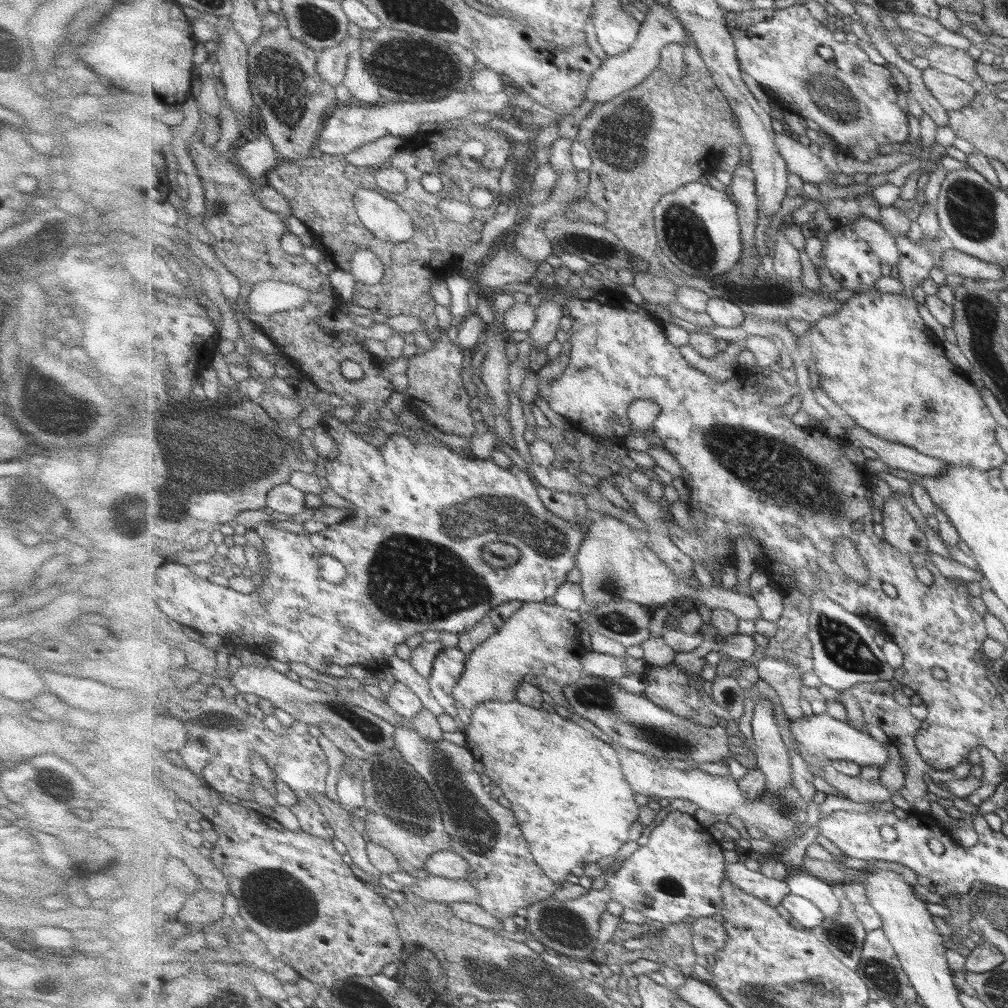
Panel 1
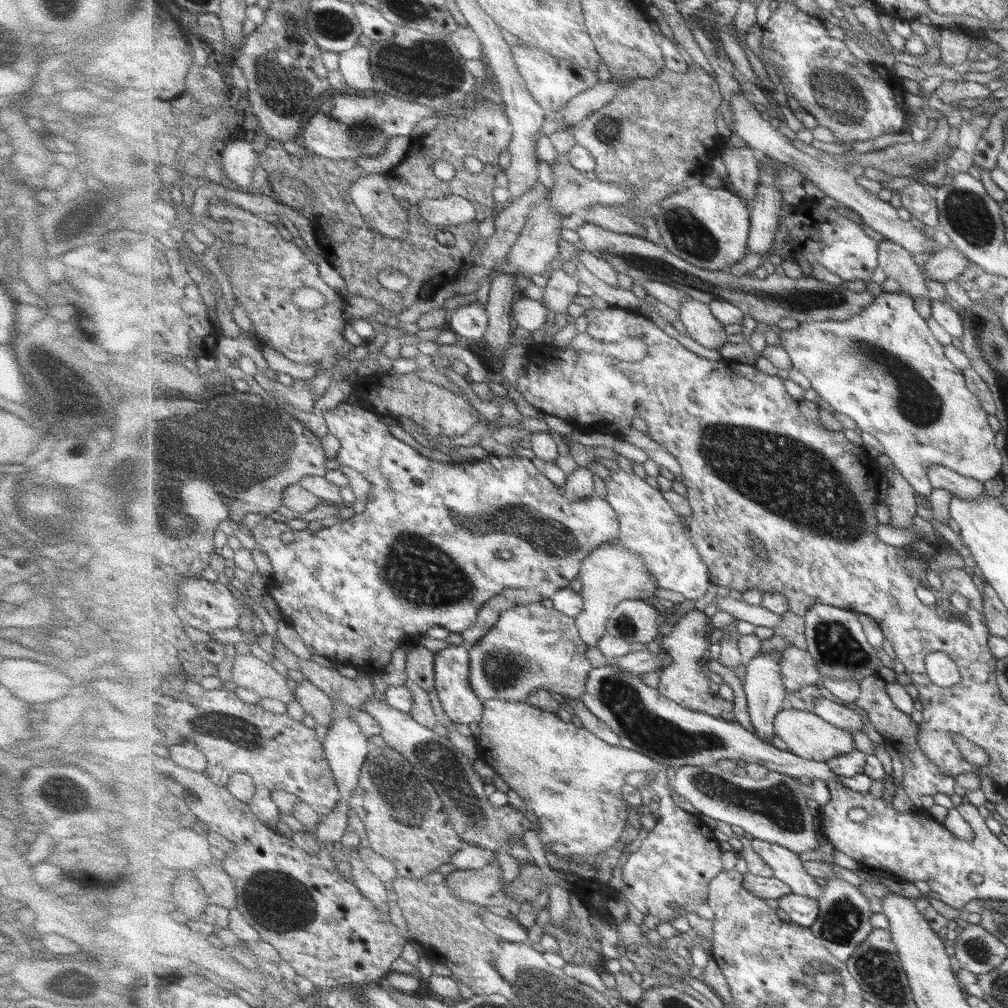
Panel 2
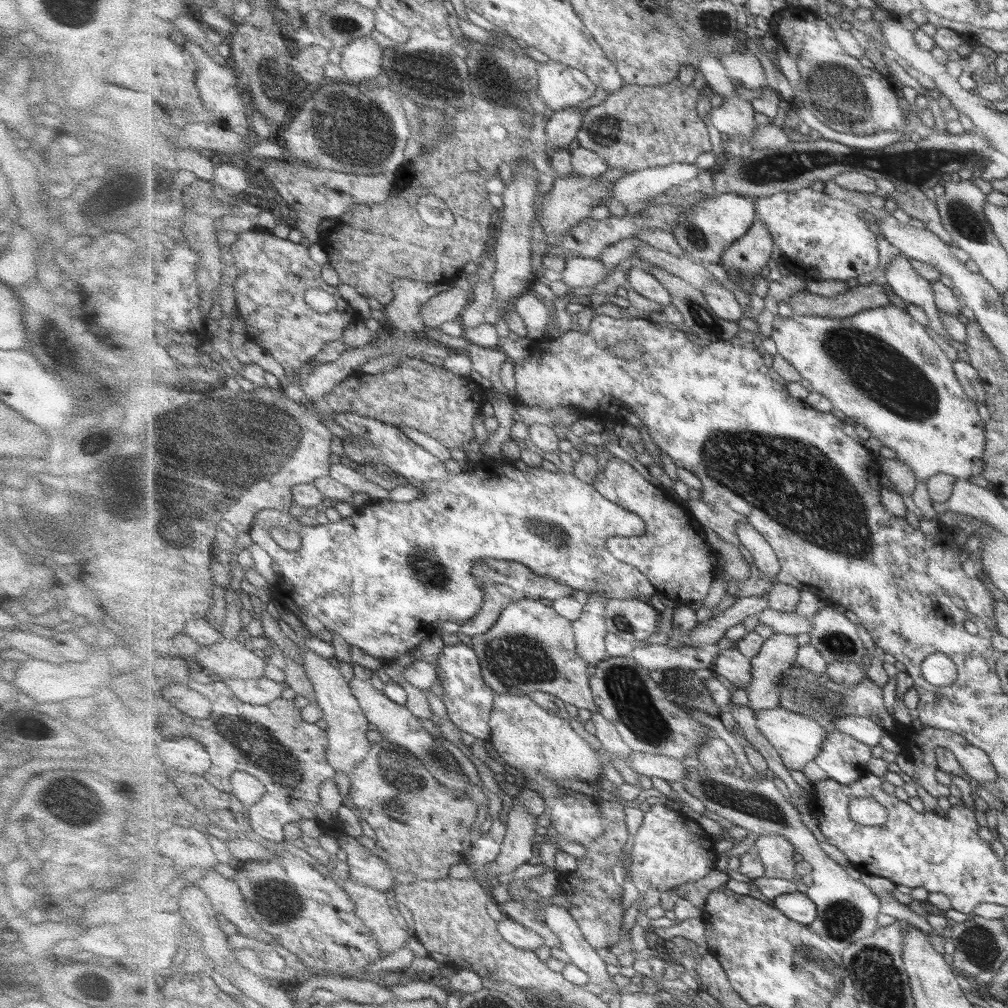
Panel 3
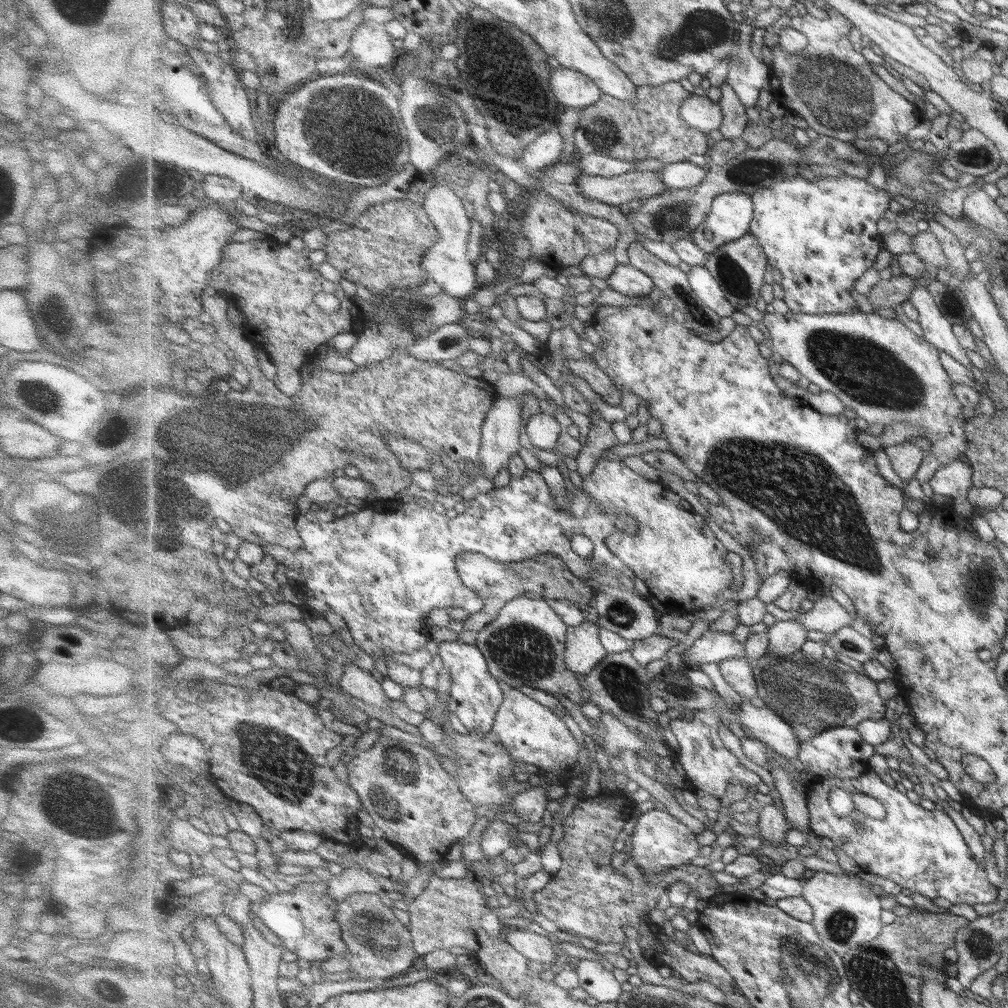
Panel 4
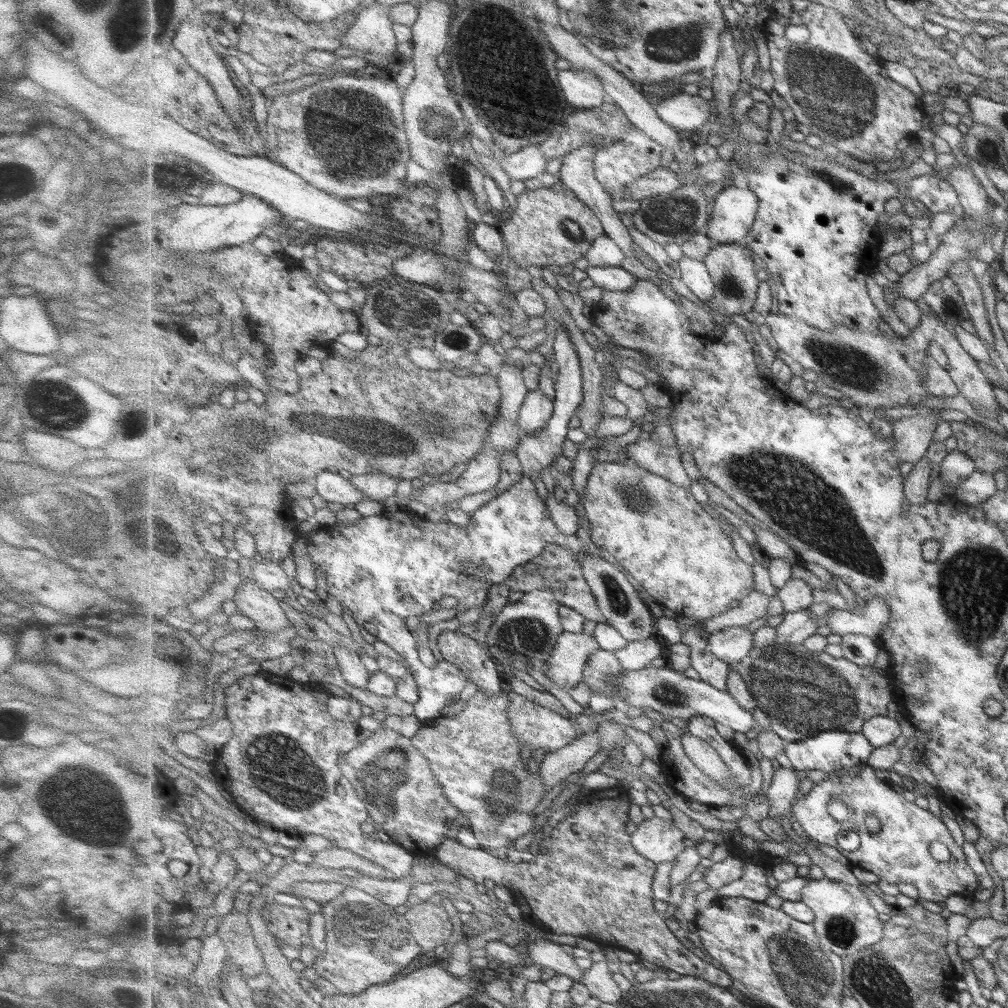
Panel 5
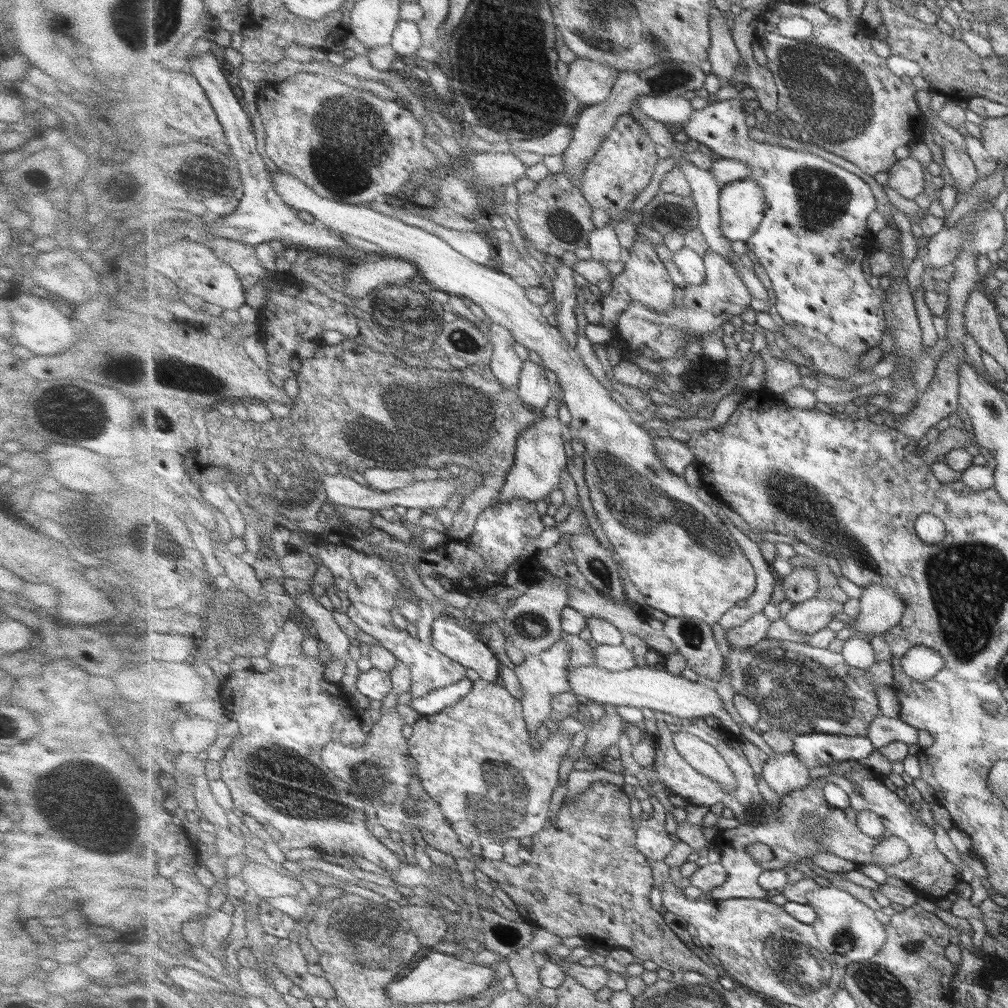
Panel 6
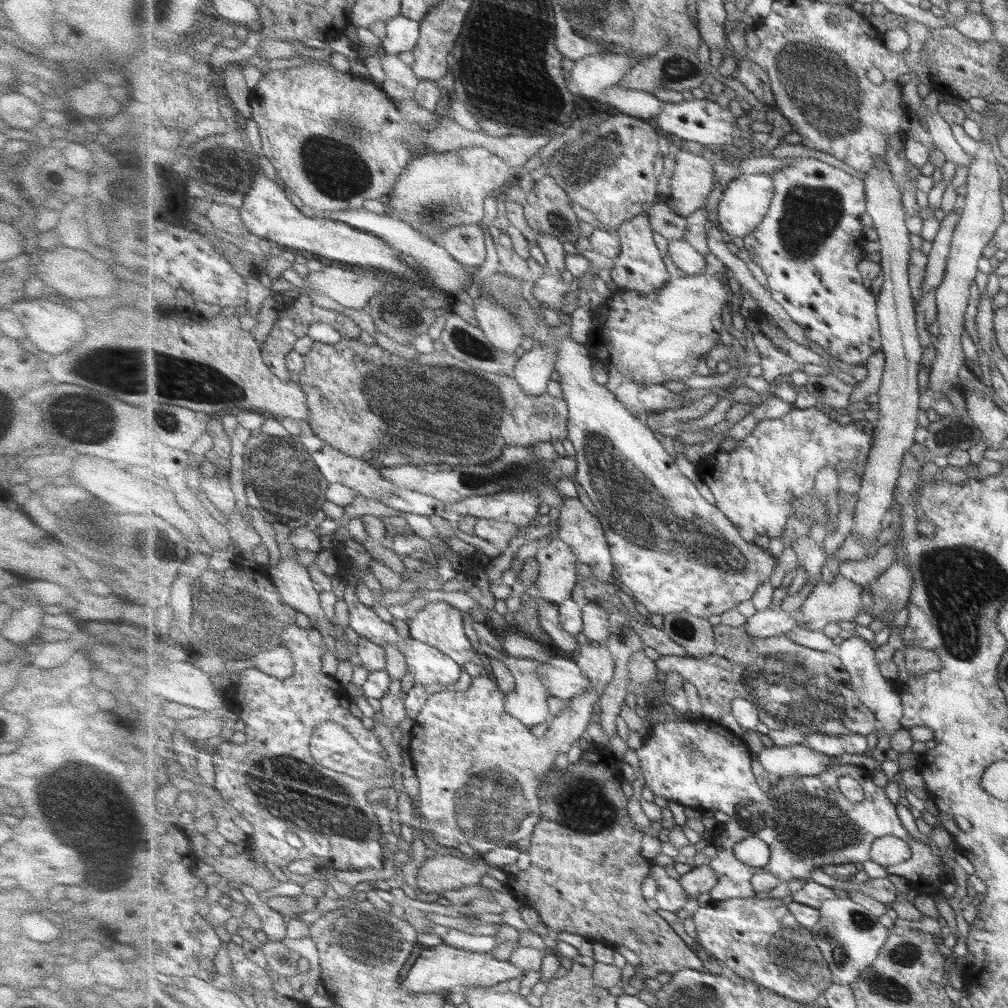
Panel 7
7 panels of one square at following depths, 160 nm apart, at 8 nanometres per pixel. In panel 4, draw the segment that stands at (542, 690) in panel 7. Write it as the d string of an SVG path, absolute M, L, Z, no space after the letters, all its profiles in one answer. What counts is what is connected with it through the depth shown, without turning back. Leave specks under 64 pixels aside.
M587 620L577 627L569 627L567 632L566 660L568 667L584 678L606 656L607 649L599 637L600 627Z

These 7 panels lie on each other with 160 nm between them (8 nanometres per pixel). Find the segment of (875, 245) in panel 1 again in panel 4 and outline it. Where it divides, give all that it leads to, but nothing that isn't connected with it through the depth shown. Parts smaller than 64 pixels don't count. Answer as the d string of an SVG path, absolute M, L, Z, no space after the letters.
M919 285L912 290L909 301L917 307L920 314L919 324L924 331L922 338L931 341L933 346L955 358L965 368L972 367L965 348L961 346L955 336L954 324L943 314L939 305L935 302L934 296L929 292L928 287Z

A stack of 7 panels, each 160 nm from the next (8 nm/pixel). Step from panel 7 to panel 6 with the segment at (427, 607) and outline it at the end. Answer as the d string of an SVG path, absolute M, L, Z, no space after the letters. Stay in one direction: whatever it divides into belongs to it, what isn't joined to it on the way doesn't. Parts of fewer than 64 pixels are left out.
M437 612L432 624L431 644L445 656L474 670L481 679L495 682L502 664L477 632L465 630L451 615Z

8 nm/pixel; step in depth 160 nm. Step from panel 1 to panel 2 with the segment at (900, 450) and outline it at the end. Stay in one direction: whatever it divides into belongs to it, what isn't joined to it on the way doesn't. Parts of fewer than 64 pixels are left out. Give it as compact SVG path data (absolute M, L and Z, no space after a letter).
M933 465L929 470L929 481L933 489L945 489L959 498L971 500L985 496L985 488L979 480L962 476L950 468Z

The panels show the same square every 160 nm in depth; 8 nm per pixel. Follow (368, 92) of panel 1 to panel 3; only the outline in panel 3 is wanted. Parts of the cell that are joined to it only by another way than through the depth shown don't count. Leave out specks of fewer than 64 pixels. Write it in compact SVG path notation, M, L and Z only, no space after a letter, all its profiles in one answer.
M370 37L351 39L348 45L342 49L340 67L345 73L344 82L349 84L363 84L367 80L377 78L383 68L383 48Z

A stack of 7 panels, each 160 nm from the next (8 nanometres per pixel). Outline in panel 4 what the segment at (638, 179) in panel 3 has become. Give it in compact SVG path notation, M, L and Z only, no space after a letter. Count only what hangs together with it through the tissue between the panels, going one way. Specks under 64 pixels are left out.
M688 161L666 164L658 171L660 179L670 190L693 188L701 184L708 175L705 168Z

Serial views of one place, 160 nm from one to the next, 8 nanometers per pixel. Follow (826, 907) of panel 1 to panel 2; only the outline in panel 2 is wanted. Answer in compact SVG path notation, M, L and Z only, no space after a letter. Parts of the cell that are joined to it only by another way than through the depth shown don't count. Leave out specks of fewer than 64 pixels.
M757 839L752 841L752 848L771 866L773 877L790 886L792 894L819 901L819 897L823 895L823 887L806 872L803 860L795 852Z

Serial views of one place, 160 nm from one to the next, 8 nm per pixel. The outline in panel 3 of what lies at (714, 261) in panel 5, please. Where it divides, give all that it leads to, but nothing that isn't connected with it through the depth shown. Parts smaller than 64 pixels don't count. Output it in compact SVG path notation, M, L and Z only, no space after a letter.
M756 218L750 231L724 252L721 264L727 269L727 278L735 280L753 296L755 276L759 275L765 264L772 264L773 246L775 241L767 225Z

